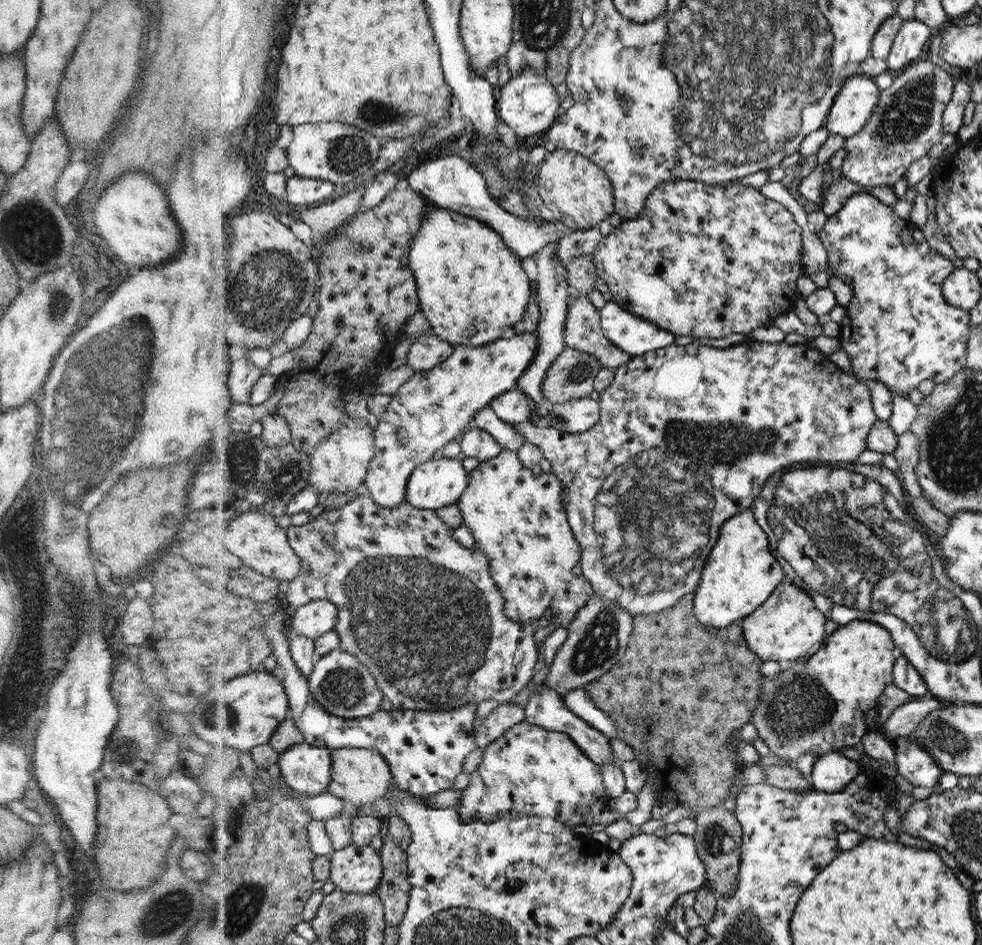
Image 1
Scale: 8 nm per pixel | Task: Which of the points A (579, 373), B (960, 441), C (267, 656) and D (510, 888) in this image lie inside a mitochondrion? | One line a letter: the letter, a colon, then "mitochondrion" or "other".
A: mitochondrion
B: mitochondrion
C: other
D: other

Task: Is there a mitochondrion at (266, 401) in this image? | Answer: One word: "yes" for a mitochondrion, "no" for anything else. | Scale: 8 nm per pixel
no

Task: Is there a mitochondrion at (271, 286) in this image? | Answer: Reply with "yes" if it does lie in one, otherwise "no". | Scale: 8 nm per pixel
yes

